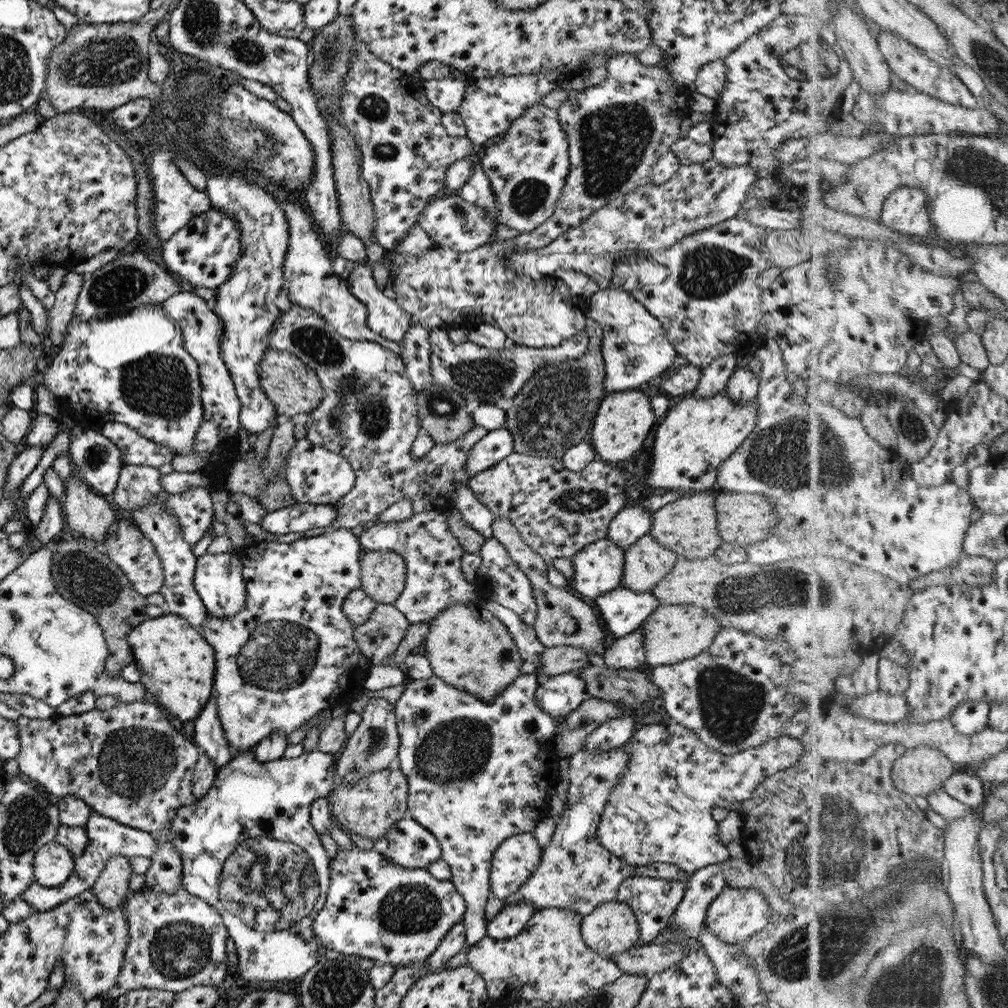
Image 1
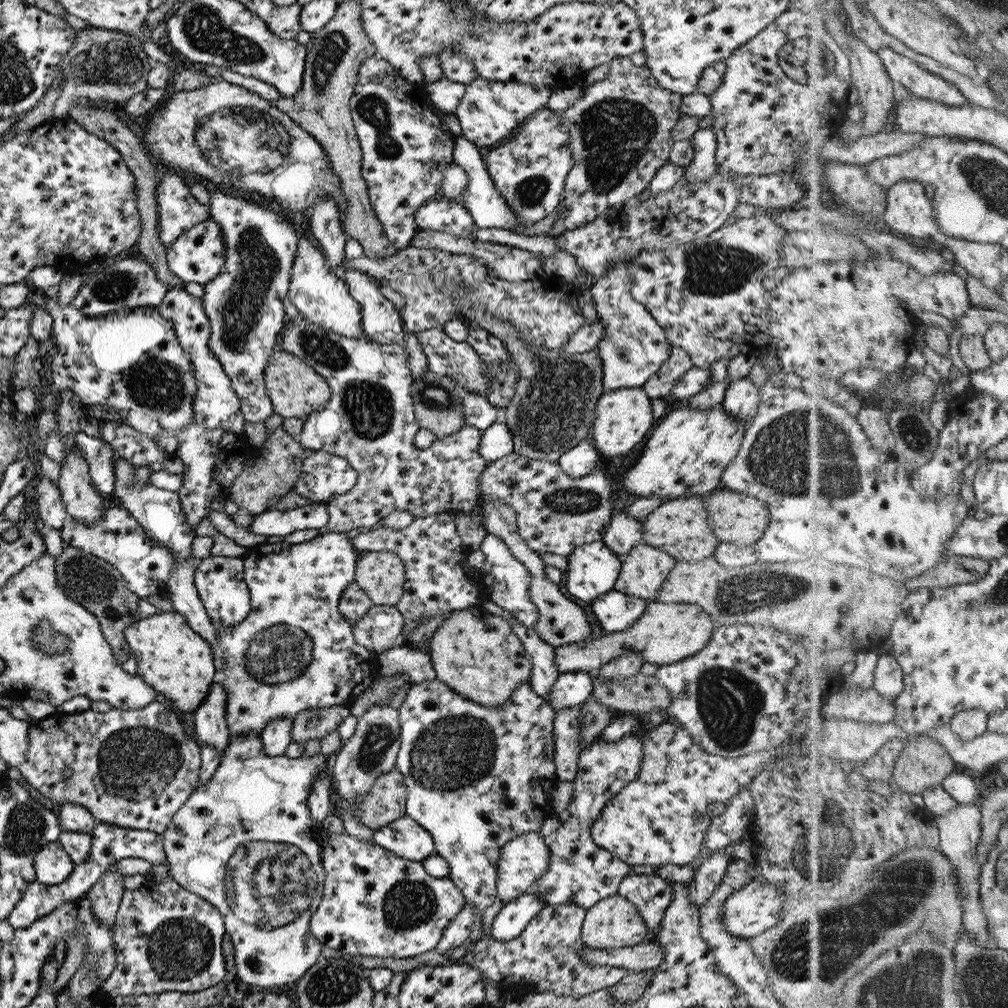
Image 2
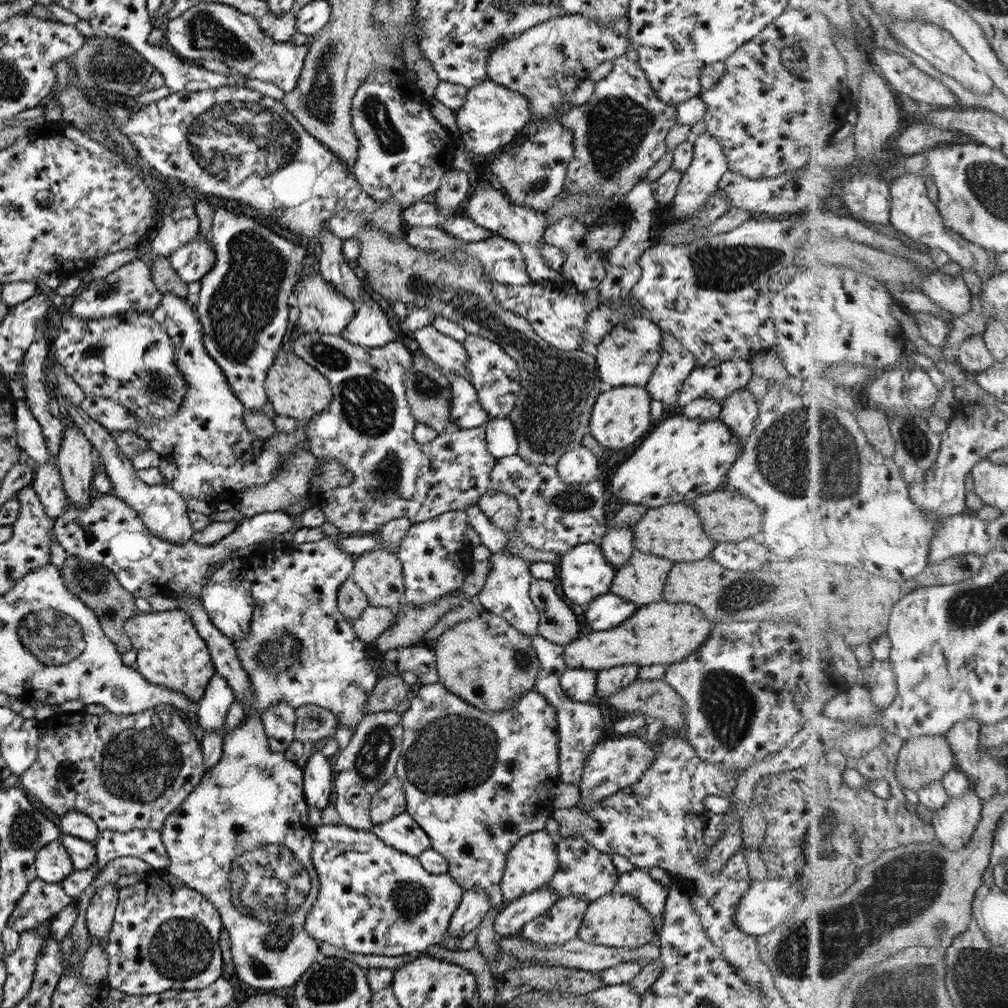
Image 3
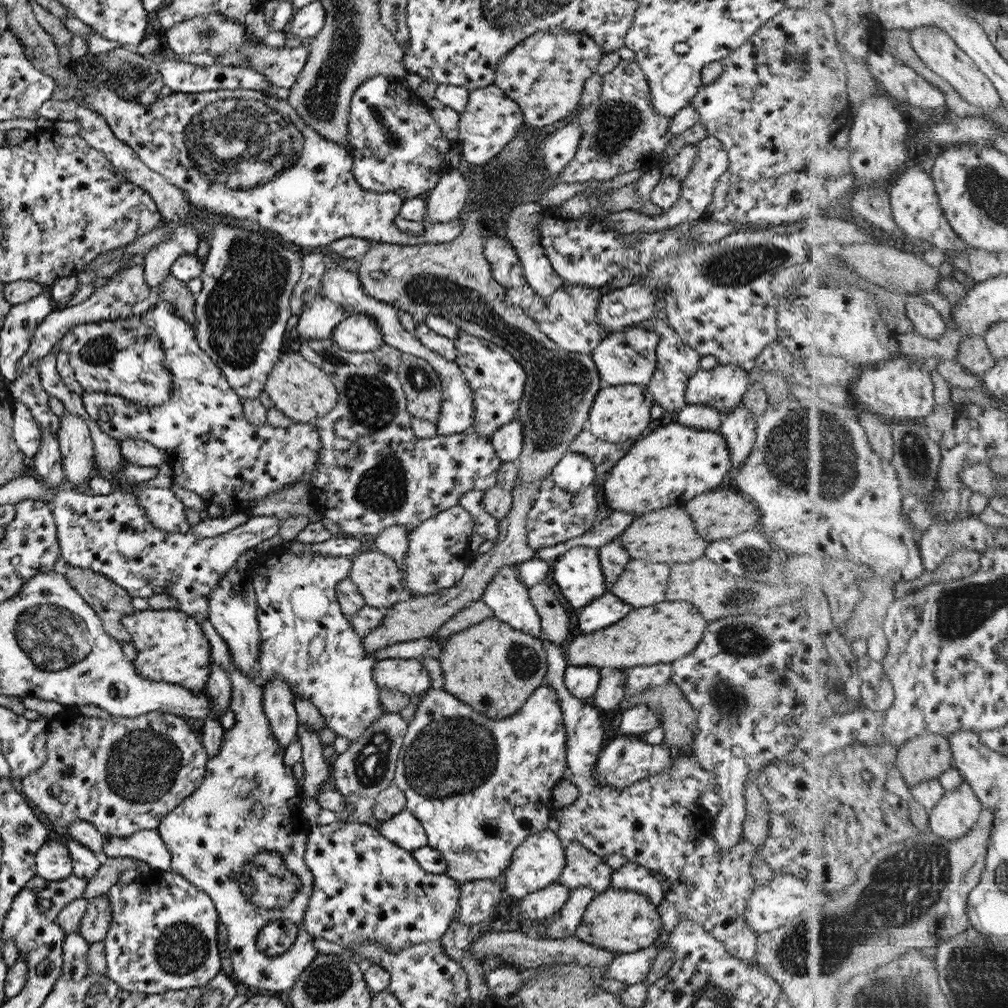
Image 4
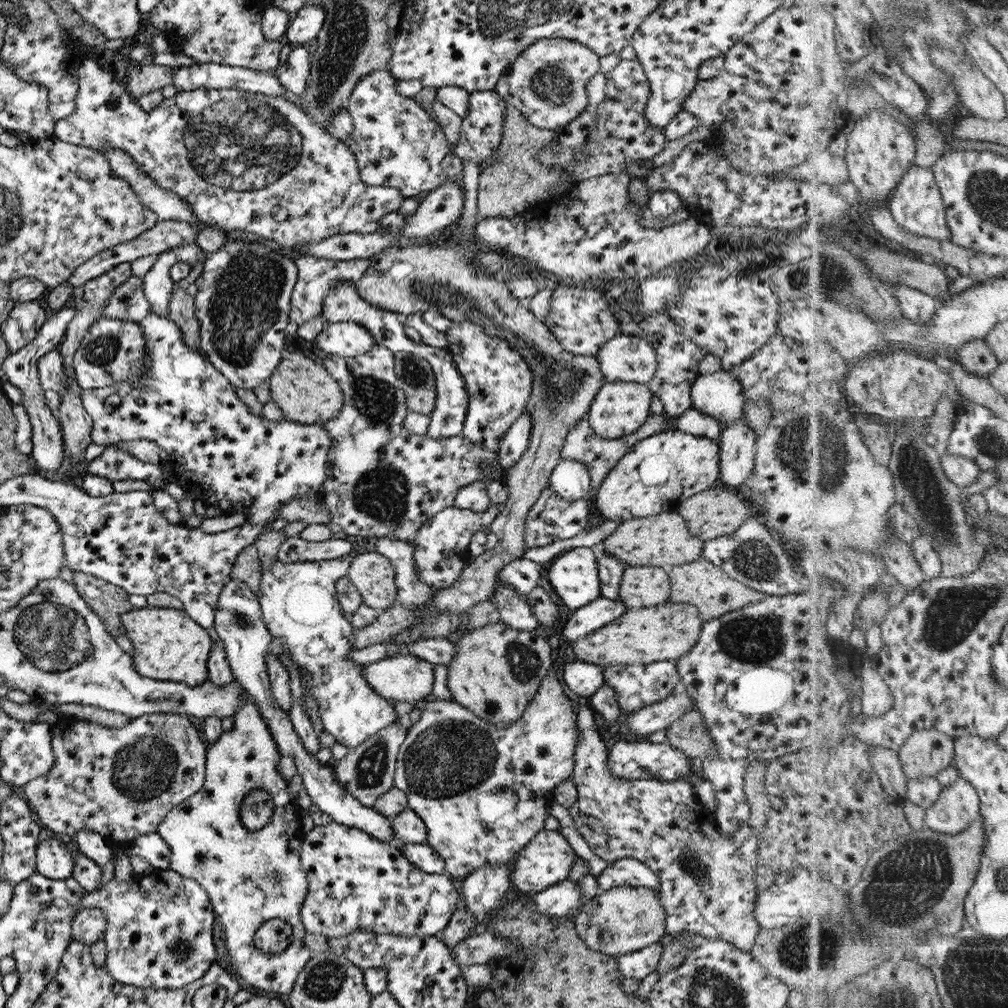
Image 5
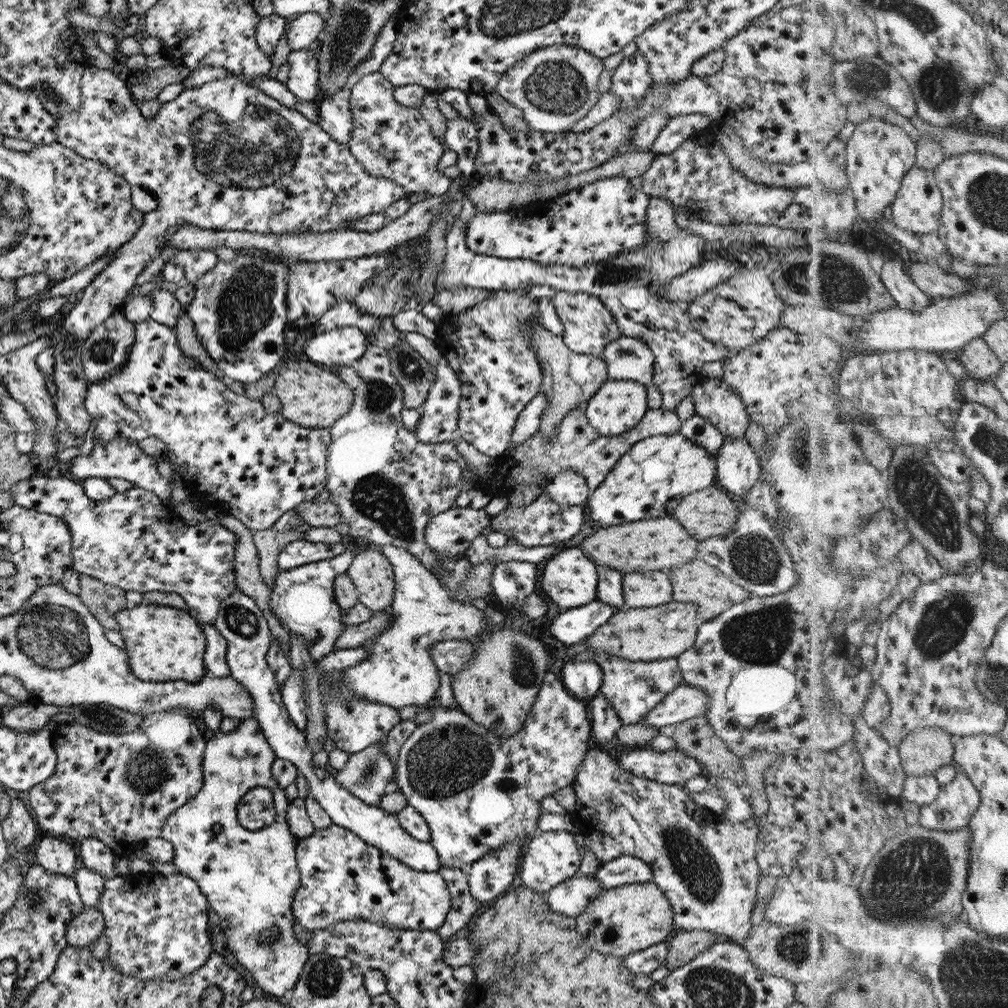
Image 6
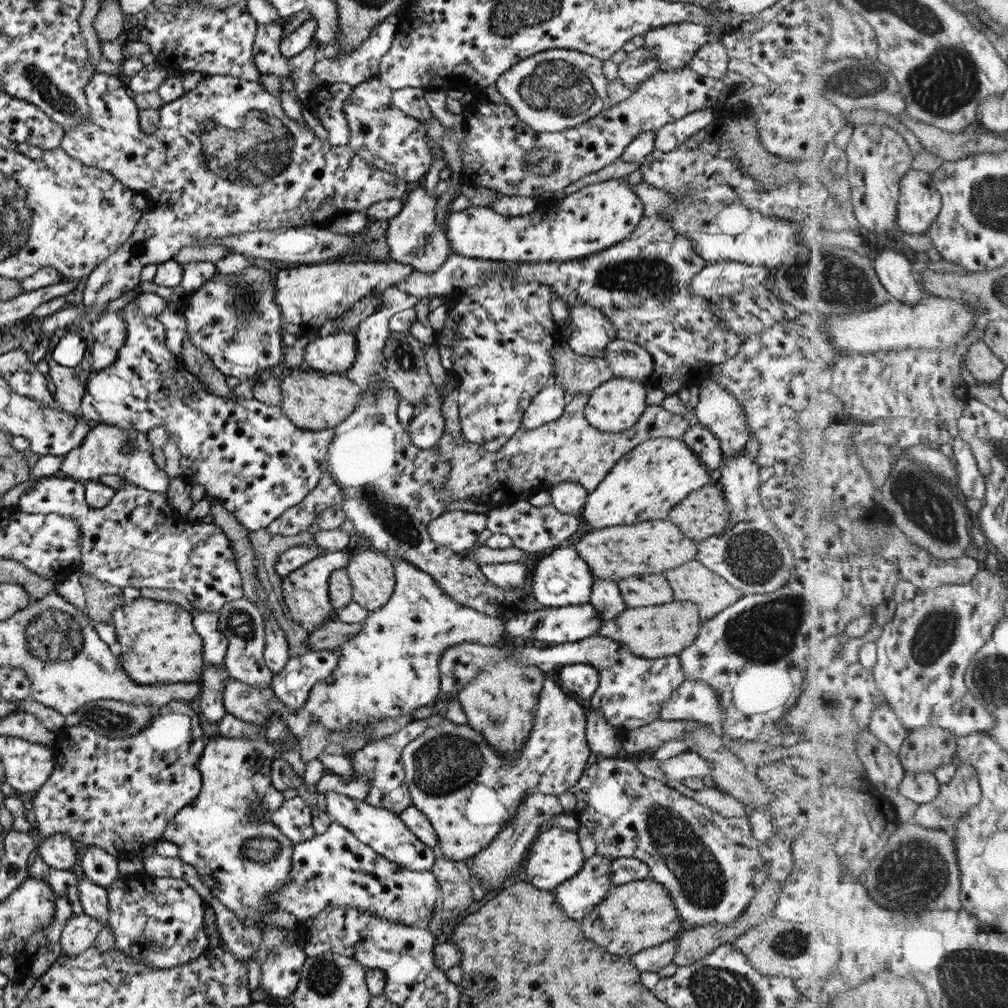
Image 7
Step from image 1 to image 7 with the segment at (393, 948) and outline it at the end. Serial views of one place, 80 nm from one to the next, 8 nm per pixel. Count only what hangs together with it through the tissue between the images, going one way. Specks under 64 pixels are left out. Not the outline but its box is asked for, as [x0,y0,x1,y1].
[273,821,440,928]

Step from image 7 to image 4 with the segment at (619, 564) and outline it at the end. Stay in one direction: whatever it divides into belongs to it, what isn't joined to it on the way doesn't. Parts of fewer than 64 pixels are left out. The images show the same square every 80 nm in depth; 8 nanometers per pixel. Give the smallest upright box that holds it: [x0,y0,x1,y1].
[617,506,710,564]

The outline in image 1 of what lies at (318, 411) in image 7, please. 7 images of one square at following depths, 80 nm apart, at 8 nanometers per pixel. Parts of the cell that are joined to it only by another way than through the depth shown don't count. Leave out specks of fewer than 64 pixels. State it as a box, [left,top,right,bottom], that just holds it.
[257,350,322,419]

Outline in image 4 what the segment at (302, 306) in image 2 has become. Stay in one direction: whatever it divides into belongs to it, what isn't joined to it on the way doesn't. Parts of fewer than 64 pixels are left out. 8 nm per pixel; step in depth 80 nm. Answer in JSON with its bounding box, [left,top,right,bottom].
[296,289,347,339]

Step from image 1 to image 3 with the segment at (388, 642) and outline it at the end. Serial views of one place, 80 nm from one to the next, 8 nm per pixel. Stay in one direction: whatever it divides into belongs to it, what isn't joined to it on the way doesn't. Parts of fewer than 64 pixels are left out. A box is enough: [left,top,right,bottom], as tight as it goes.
[350,605,394,644]

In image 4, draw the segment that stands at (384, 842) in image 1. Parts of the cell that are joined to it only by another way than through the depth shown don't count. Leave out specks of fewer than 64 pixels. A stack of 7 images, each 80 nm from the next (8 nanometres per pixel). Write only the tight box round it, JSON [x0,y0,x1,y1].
[377,808,427,852]

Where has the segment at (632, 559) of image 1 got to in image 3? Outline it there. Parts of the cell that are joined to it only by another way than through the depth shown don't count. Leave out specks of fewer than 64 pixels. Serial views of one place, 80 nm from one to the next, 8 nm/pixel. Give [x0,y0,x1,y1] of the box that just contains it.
[609,550,672,607]

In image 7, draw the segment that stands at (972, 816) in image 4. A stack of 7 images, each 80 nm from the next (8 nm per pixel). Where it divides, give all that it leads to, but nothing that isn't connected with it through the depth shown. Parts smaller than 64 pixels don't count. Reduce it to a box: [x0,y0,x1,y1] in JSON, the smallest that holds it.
[915,763,982,831]

